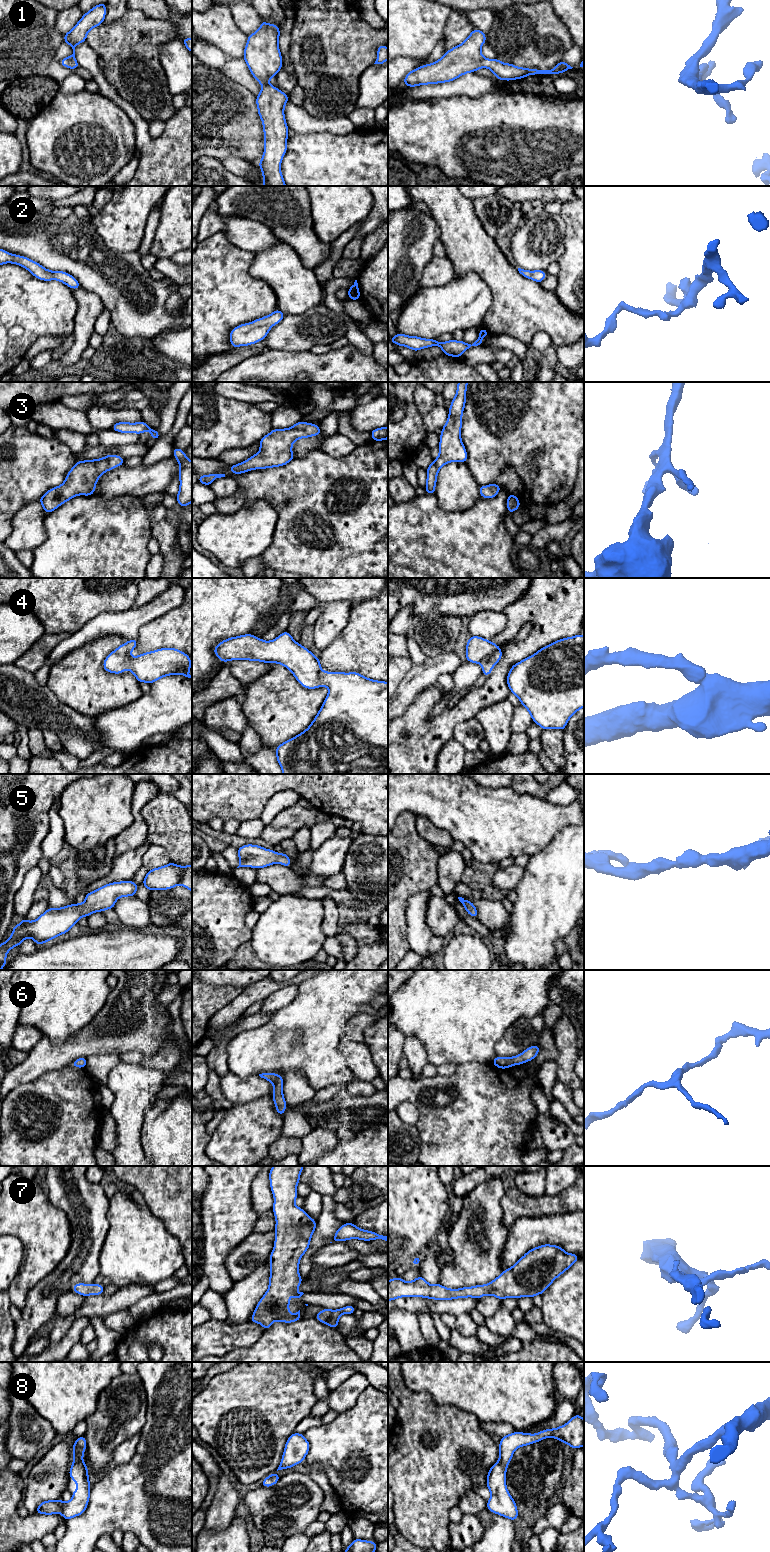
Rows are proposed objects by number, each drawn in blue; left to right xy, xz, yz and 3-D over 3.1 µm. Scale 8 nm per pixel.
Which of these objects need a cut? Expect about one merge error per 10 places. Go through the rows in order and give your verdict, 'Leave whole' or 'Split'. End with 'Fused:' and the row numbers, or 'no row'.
1: Leave whole
2: Leave whole
3: Leave whole
4: Leave whole
5: Leave whole
6: Leave whole
7: Leave whole
8: Leave whole
Fused: no row

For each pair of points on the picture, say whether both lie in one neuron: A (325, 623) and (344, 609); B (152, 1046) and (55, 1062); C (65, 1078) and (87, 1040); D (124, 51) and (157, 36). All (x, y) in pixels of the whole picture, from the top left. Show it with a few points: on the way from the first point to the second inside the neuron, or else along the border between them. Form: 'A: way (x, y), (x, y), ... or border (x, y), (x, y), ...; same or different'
A: way (330, 620), (339, 611); same
B: way (128, 1041), (88, 1041), (79, 1045); same
C: border (70, 1064), (48, 1072); different
D: way (132, 43), (135, 40), (149, 38); same

